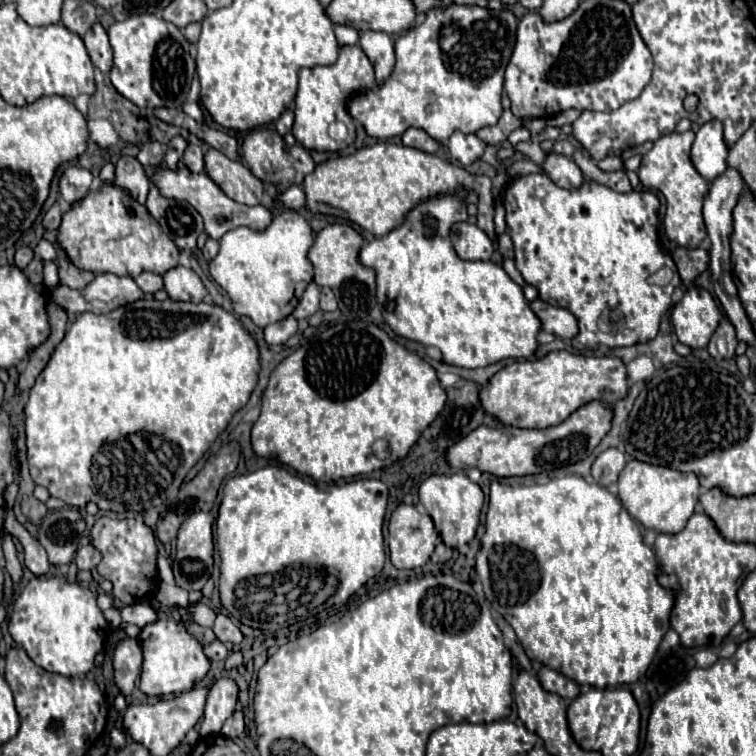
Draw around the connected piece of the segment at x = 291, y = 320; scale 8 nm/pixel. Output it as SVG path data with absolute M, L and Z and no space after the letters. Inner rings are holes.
M288 316L288 318L284 318L284 320L276 322L276 324L266 326L266 328L264 328L264 340L266 340L268 344L272 344L272 346L280 346L280 344L284 344L290 336L296 334L296 328L298 328L296 318L294 318L294 316Z

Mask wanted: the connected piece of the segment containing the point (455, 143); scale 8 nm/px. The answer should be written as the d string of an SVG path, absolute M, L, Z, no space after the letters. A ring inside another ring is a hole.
M454 132L448 140L448 152L454 160L458 160L462 166L472 164L478 160L484 152L486 144L478 140L476 134L464 134L464 132Z

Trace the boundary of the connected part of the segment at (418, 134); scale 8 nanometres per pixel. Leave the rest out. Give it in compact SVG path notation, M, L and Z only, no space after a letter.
M408 128L404 134L402 134L402 142L404 146L412 146L412 148L418 148L418 150L424 150L424 152L438 152L438 142L434 138L430 138L424 130L420 128Z

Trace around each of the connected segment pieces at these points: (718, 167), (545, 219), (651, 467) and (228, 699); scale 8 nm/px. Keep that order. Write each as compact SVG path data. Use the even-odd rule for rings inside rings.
M710 120L700 126L690 154L694 168L706 180L714 180L728 168L728 146L724 142L724 126L720 120Z
M534 172L534 174L528 174L528 176L520 176L516 178L510 188L506 190L506 196L504 196L504 208L506 208L506 224L508 224L508 234L512 238L512 244L514 244L514 262L516 262L516 268L520 270L520 274L524 276L524 280L528 284L532 284L540 298L552 306L558 306L558 308L566 308L570 310L578 324L580 324L580 332L572 338L572 346L576 350L586 350L586 348L598 348L598 346L608 346L608 348L618 348L618 346L632 346L632 344L638 344L638 342L648 342L656 336L658 332L658 326L660 326L660 318L664 316L664 312L672 306L672 296L674 296L674 290L680 286L680 276L678 276L678 270L676 270L676 264L674 260L670 258L670 254L666 254L660 244L658 244L658 230L656 230L656 224L658 224L658 216L656 216L656 210L658 210L660 202L658 198L652 194L652 192L628 192L628 194L620 194L620 192L614 192L610 190L608 186L602 186L594 180L584 180L580 188L574 188L574 190L566 190L566 188L560 188L556 186L544 172ZM660 268L670 268L672 270L672 280L670 284L666 286L656 286L656 284L648 284L648 278L652 274L656 274Z
M630 460L618 478L618 498L644 528L676 534L680 532L688 518L694 514L694 506L700 496L698 478L692 472L678 472L672 468L662 468L656 464L642 464L640 460Z
M220 678L208 692L200 736L220 734L224 722L232 716L238 702L238 684L232 678Z

